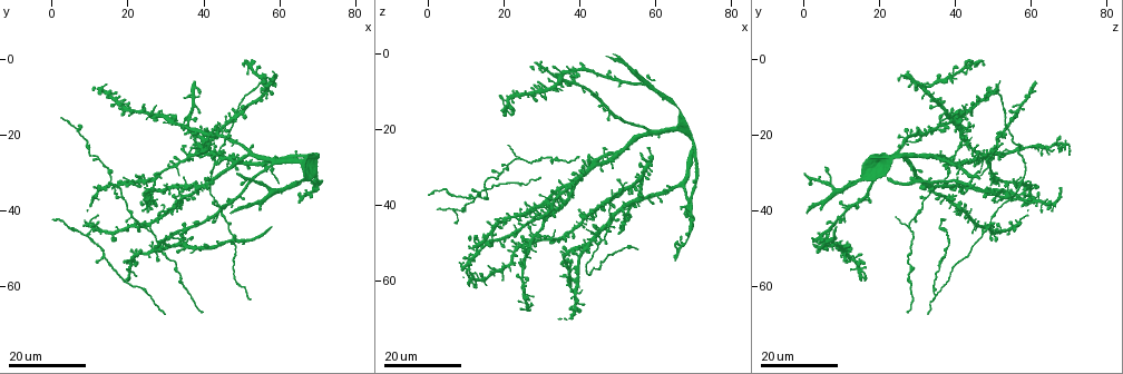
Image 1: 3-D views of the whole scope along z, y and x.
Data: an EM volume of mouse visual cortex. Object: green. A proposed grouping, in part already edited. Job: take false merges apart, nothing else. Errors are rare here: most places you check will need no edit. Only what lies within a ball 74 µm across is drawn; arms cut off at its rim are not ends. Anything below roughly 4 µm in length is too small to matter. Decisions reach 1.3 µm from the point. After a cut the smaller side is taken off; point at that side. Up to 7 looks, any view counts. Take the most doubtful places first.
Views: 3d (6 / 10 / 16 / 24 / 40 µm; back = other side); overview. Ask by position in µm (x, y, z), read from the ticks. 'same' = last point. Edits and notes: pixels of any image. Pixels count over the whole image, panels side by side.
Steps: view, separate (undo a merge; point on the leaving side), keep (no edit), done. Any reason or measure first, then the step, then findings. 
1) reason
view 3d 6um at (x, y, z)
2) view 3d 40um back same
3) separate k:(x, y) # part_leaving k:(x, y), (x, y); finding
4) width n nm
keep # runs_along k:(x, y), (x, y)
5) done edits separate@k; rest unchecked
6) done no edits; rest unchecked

two arms in line, one across
view 3d 24um at (7.0, 19.5, 41.0)

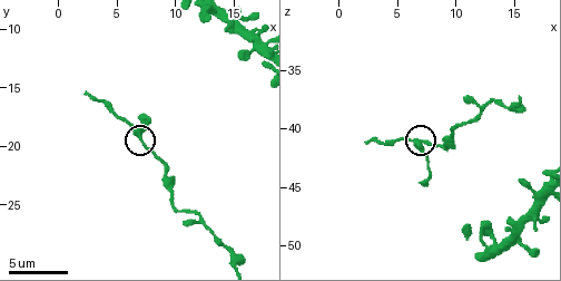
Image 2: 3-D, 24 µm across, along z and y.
zoom in
view 3d 10um at (6.8, 18.8, 41.2)

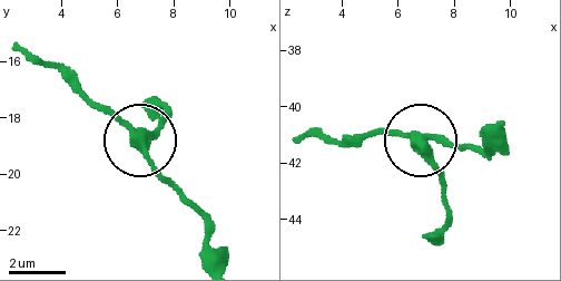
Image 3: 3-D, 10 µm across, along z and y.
keep # continuous, no second neuron

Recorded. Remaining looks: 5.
view 3d 24um at (26.5, 34.5, 49.5)

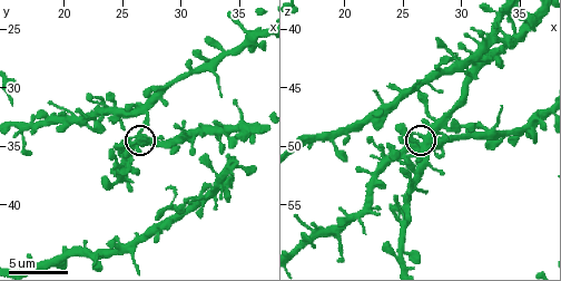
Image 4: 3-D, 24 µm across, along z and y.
zoom in
view 3d 6um at (26.6, 34.0, 49.4)

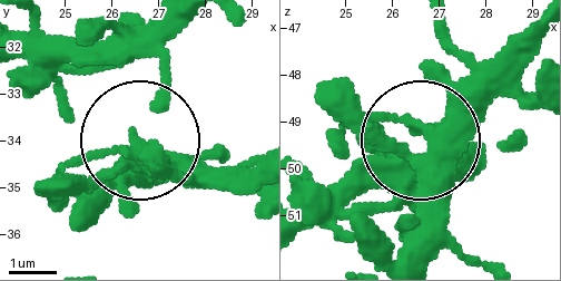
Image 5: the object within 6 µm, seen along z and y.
keep # runs_along 5:(541, 27), (433, 123), (433, 250); all the same neuron

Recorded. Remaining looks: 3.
three-way junction
view 3d 16um at (20.5, 41.5, 29.5)

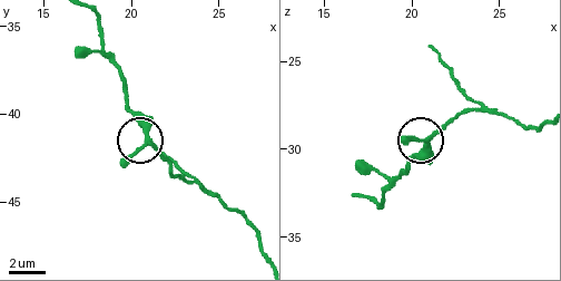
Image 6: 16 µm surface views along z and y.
view 3d 10um same

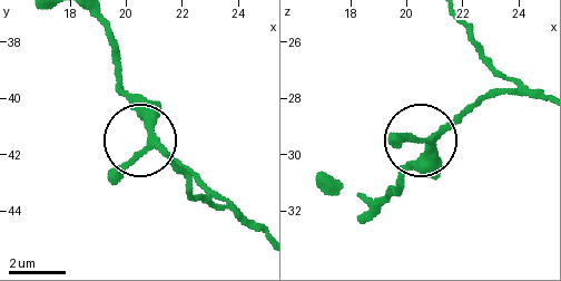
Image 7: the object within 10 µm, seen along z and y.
arms 3
keep # runs_along 7:(370, 214), (474, 102); continuous, no second neuron

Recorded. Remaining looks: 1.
view 3d 16um at (16.8, 11.8, 45.6)

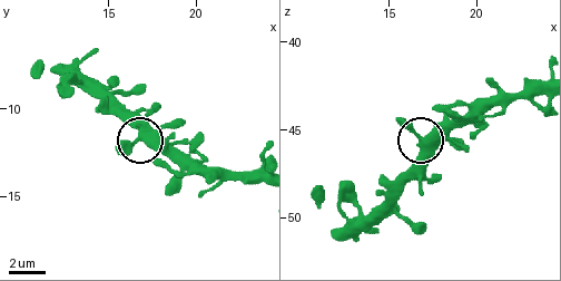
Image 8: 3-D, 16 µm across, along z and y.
keep # all the same neuron

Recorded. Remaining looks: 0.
done no edits; rest unchecked

